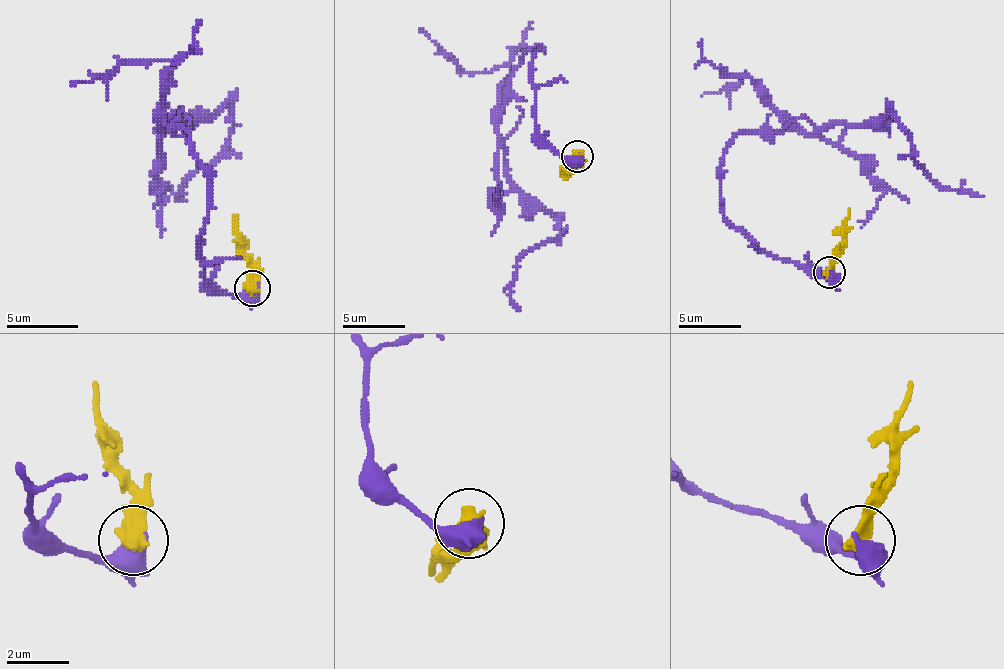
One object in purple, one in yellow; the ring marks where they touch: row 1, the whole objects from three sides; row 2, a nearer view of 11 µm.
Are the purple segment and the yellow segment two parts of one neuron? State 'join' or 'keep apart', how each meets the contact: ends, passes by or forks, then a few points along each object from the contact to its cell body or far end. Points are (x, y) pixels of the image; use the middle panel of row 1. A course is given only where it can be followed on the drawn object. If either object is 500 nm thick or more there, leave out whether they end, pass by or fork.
keep apart | purple via (579, 157), (535, 122), (539, 47), (498, 119), (507, 176), (560, 232), (517, 263), (520, 310) | yellow via (576, 157), (560, 176)

